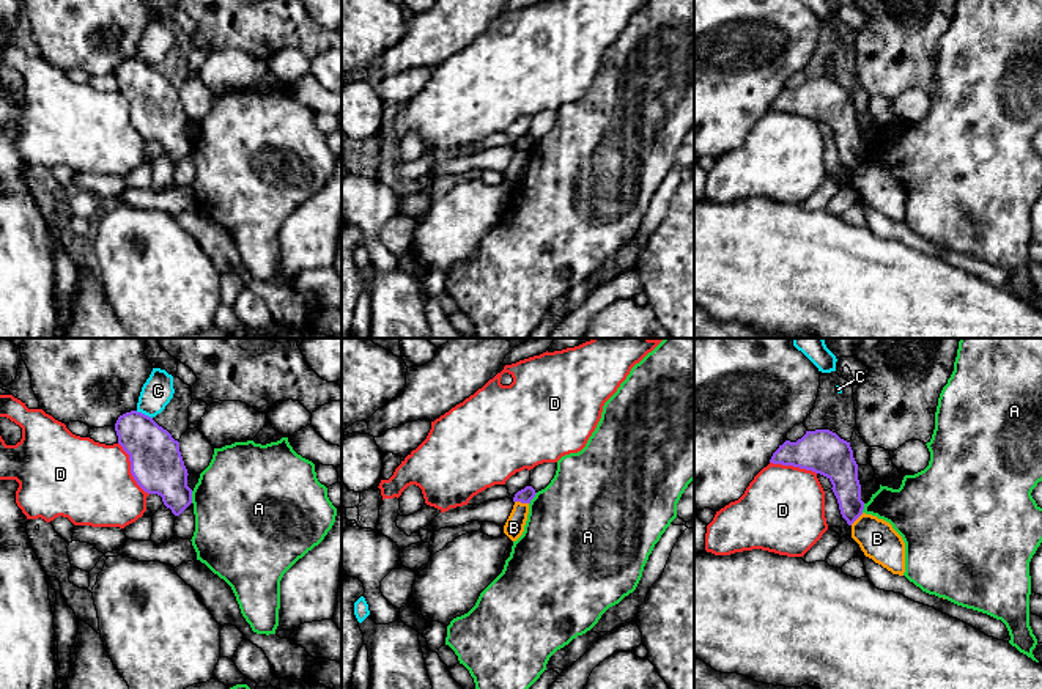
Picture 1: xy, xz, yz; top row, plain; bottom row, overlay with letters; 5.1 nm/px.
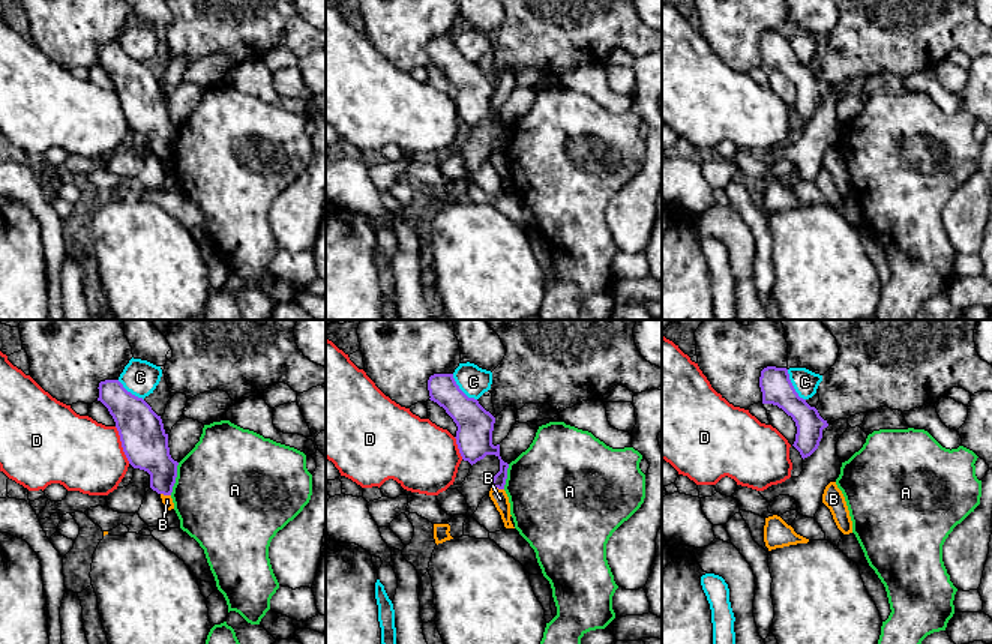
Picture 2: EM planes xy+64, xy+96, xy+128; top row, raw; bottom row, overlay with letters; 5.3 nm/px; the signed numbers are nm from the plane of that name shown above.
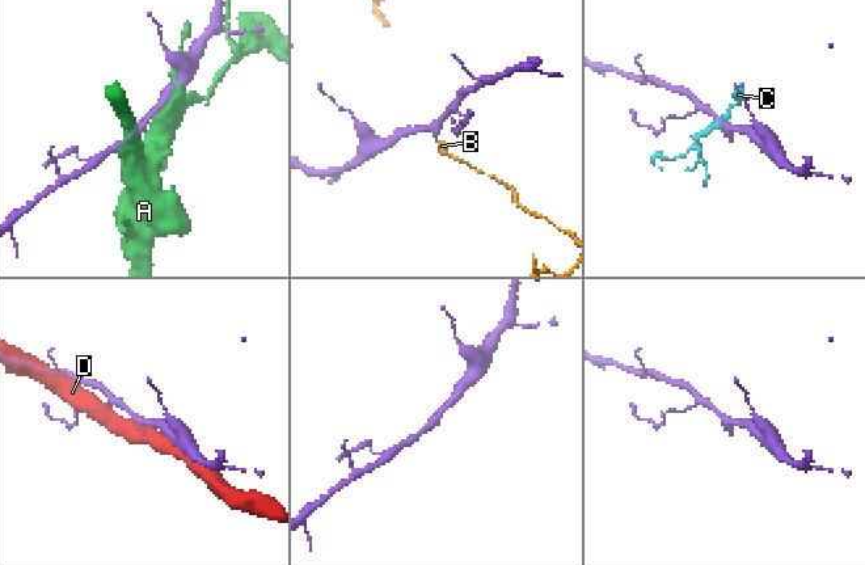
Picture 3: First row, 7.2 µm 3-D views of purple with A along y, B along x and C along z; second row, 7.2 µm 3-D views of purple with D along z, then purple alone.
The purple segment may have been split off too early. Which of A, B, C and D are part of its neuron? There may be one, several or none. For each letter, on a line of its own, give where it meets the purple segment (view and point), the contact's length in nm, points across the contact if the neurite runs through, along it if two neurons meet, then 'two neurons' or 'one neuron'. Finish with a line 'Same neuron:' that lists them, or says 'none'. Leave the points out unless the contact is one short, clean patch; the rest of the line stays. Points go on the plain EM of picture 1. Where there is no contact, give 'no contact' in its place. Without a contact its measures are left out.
A: meets purple in xy at (191, 145); contact 60 nm long; two neurons
B: meets purple in xz at (521, 150); contact 70 nm long; border along xz (515, 148), (528, 151); two neurons
C: meets purple in xy at (144, 62); contact 100 nm long; border along xy (136, 58), (151, 66); two neurons
D: meets purple in xy at (131, 117); contact 320 nm long; two neurons
Same neuron: none

